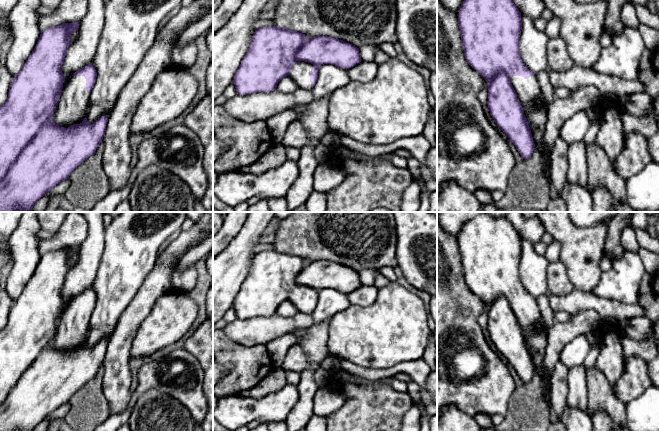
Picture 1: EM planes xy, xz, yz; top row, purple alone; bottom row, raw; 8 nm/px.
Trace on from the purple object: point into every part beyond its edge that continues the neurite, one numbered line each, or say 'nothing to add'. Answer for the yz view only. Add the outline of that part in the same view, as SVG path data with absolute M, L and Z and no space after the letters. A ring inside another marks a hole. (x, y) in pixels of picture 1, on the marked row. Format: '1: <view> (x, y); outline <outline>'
1: yz (536, 116); outline M533 75L525 79L522 76L510 76L509 80L523 108L535 147L540 151L543 176L547 178L551 174L551 156L542 144L546 129L547 111L540 104L541 89L537 77Z

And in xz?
1: xz (300, 73); outline M299 60L291 68L289 76L299 89L312 90L310 74L313 66L311 63Z

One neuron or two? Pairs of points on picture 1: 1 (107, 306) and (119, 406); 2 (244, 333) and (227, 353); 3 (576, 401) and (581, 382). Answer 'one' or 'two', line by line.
1: two
2: two
3: one

